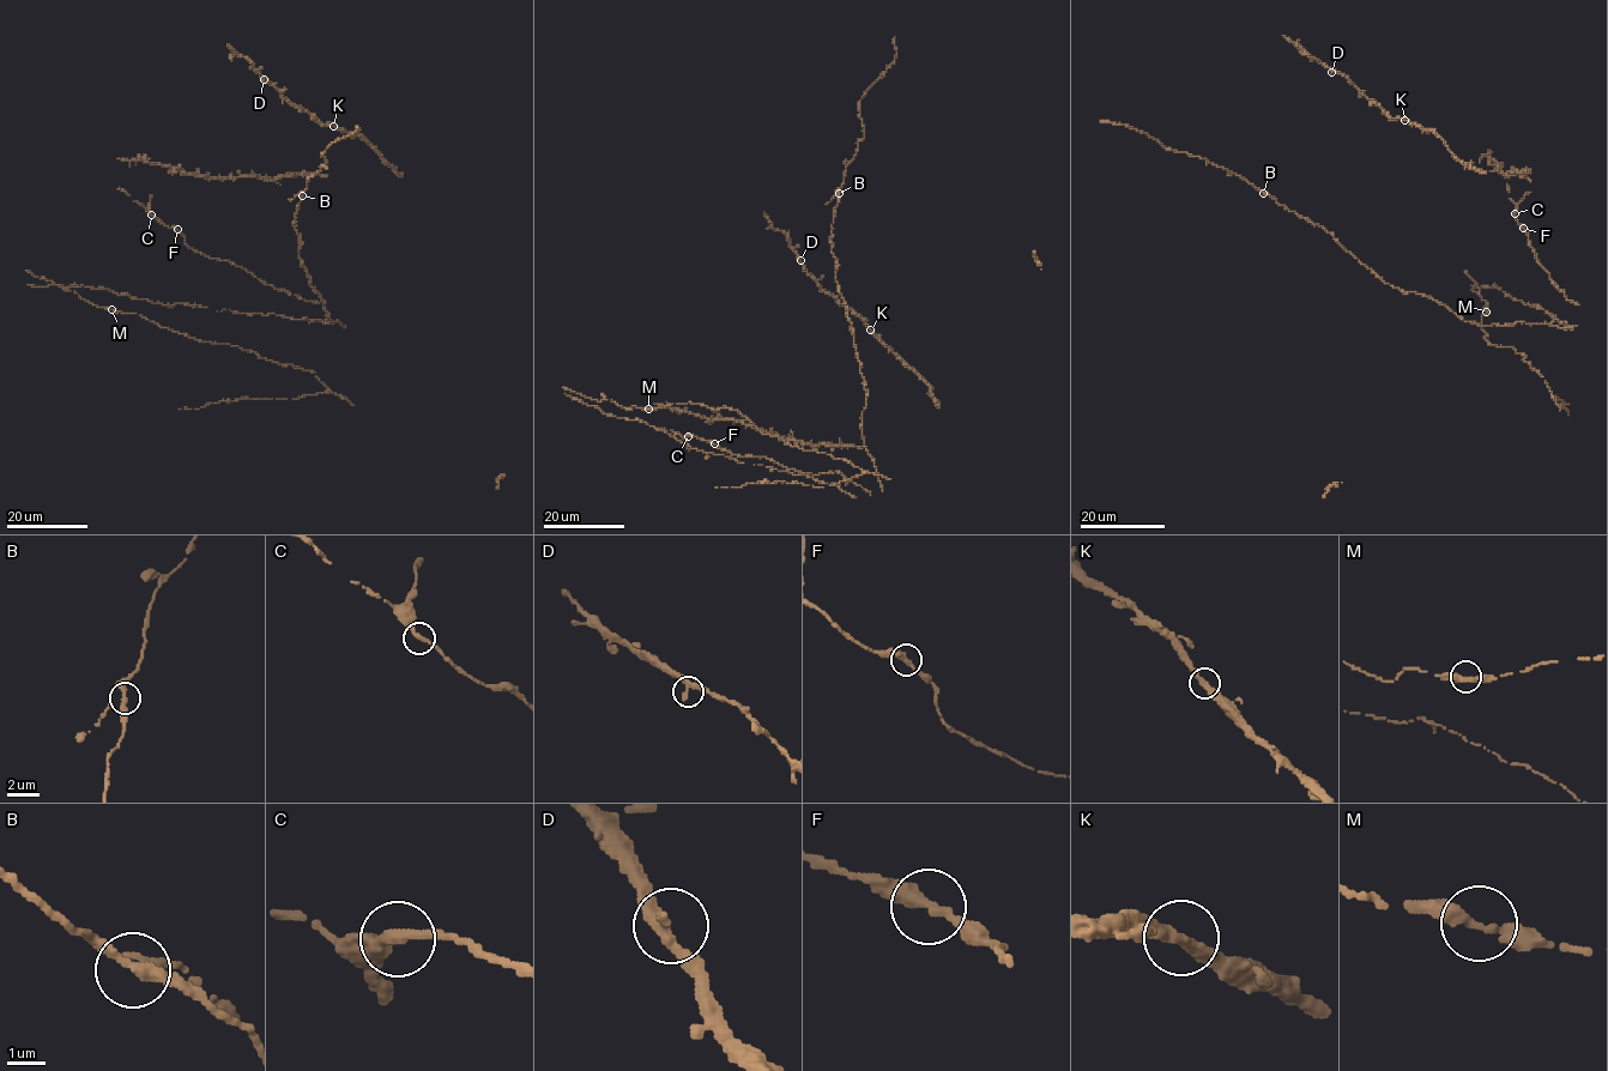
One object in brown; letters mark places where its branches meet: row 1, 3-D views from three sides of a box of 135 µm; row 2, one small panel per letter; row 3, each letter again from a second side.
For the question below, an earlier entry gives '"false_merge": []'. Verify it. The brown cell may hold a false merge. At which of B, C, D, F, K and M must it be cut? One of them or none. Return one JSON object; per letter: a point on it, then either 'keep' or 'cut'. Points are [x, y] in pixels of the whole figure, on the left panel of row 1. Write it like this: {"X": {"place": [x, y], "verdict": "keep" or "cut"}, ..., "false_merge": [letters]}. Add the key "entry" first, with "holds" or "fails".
{"entry": "holds", "B": {"place": [302, 195], "verdict": "keep"}, "C": {"place": [151, 215], "verdict": "keep"}, "D": {"place": [264, 79], "verdict": "keep"}, "F": {"place": [177, 229], "verdict": "keep"}, "K": {"place": [333, 126], "verdict": "keep"}, "M": {"place": [112, 309], "verdict": "keep"}, "false_merge": []}

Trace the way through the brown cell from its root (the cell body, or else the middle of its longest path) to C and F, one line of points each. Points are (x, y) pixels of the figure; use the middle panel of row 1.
C: (853, 495), (768, 458), (735, 455), (688, 436)
F: (853, 495), (768, 458), (735, 455), (714, 443)

